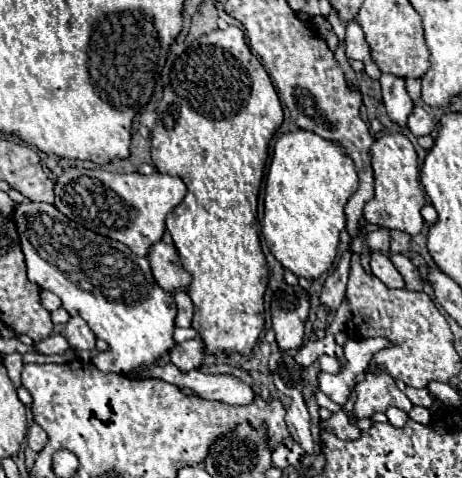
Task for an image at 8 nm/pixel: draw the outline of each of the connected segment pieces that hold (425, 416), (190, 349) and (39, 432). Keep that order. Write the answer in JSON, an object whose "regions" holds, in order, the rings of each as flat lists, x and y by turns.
{"regions":[[[413,406,413,410,409,412,409,418,415,420,415,422,419,422,419,424,429,424,431,422,431,414,423,406]],[[187,340,177,344,171,350,171,362,181,370,189,372,203,366,203,342,201,340]],[[33,424,29,428,29,434,27,434,27,446,33,450,33,452,41,452,47,444,47,434,45,430,39,426,39,424]]]}

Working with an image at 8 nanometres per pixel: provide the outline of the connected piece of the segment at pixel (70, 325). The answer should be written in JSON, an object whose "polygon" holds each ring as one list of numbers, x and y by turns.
{"polygon":[[69,318,63,336,67,338,69,346,75,350,95,350,95,334,91,332,91,328,87,326,85,320,81,318]]}

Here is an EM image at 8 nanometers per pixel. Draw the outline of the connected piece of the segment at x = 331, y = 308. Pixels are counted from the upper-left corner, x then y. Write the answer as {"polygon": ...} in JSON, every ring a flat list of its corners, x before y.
{"polygon":[[351,252,341,256,339,266,331,276,327,276,321,292,321,304,327,308,327,312,335,312,343,298,345,298,345,288,347,288,347,276,349,276,349,262,351,262]]}

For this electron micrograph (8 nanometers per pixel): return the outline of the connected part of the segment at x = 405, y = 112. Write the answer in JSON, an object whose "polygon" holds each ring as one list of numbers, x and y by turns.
{"polygon":[[381,74,379,82,381,82,381,90,383,90,383,104,387,108,389,118,397,126,405,128,407,118,413,110,413,100,409,98,409,94,405,90,405,82,393,74]]}

